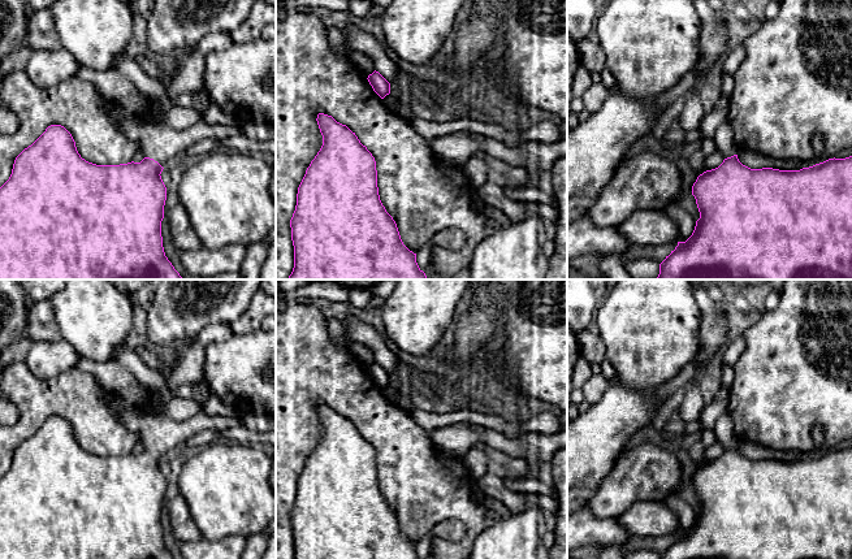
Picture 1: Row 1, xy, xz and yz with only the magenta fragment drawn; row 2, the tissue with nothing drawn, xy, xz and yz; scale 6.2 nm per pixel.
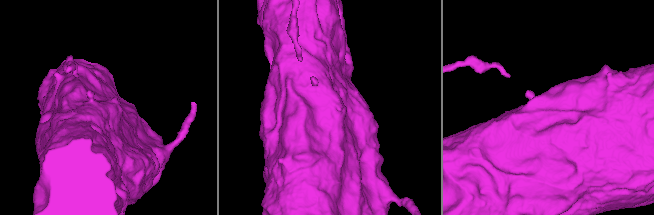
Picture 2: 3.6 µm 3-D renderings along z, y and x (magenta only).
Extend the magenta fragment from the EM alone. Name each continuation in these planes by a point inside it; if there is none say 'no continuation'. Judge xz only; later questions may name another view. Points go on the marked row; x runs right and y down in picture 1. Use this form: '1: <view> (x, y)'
no continuation

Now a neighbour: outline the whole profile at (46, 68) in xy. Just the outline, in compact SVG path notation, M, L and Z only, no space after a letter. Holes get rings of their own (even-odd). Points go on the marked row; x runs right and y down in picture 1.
M65 48L43 49L33 52L25 72L35 86L48 88L74 77L79 66L75 57Z

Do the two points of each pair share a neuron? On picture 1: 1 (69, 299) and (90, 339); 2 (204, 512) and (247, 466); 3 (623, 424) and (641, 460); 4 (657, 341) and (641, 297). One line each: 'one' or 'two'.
1: one
2: one
3: two
4: one

